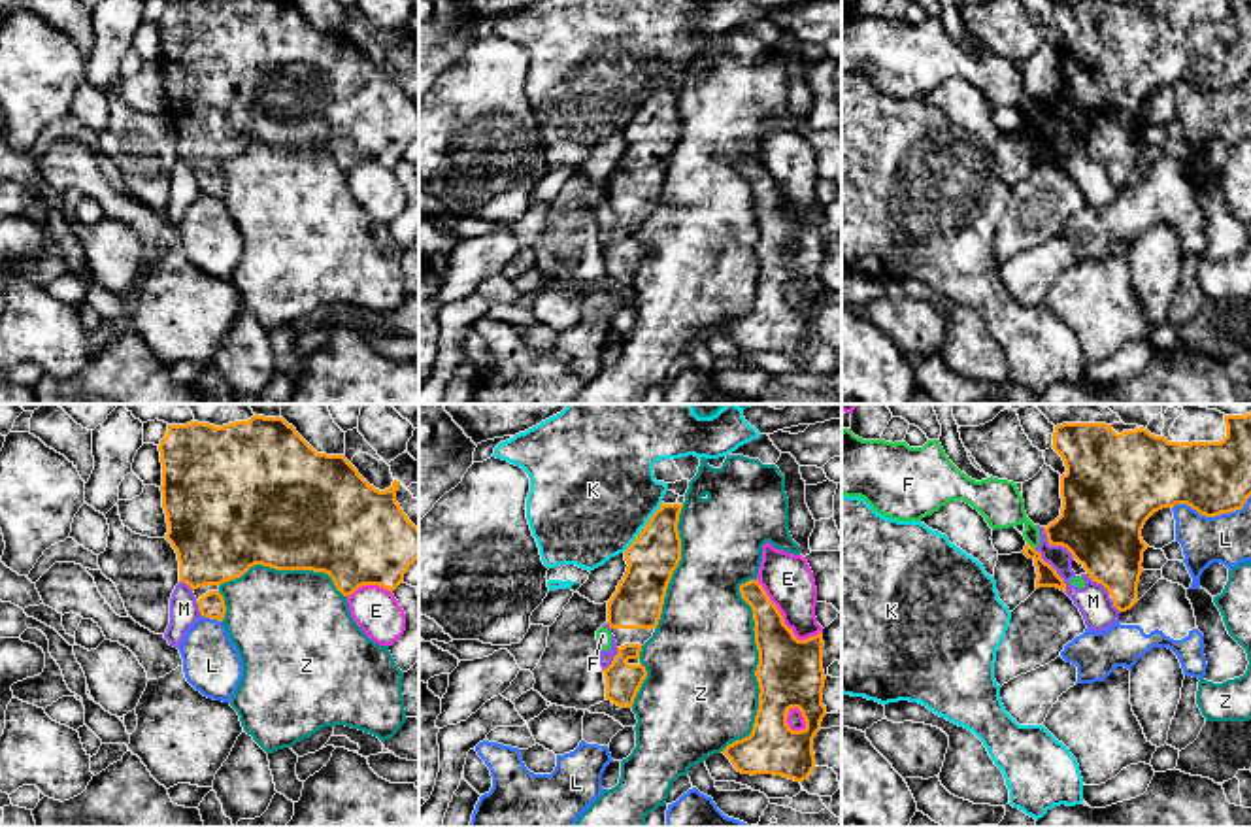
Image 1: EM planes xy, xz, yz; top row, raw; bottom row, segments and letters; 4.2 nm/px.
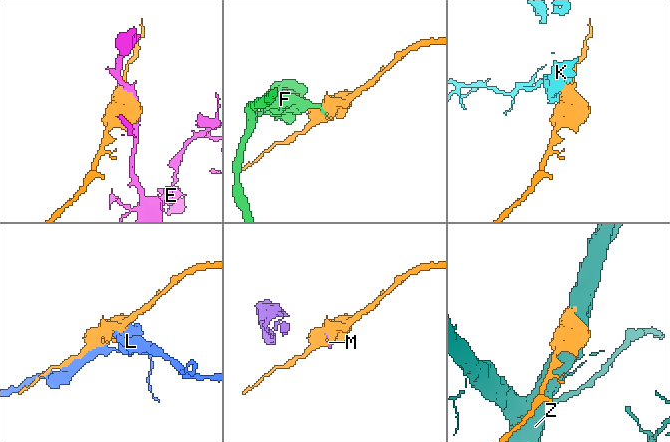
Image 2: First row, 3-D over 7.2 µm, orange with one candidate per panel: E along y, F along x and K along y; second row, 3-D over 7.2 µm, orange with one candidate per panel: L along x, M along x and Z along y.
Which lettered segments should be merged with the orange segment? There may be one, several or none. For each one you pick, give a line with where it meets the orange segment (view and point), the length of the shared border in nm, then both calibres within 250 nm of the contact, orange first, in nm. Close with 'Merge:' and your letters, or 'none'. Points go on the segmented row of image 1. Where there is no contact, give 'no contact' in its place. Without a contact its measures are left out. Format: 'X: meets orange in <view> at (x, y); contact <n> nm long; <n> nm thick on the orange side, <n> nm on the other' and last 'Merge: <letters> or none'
Merge: none

